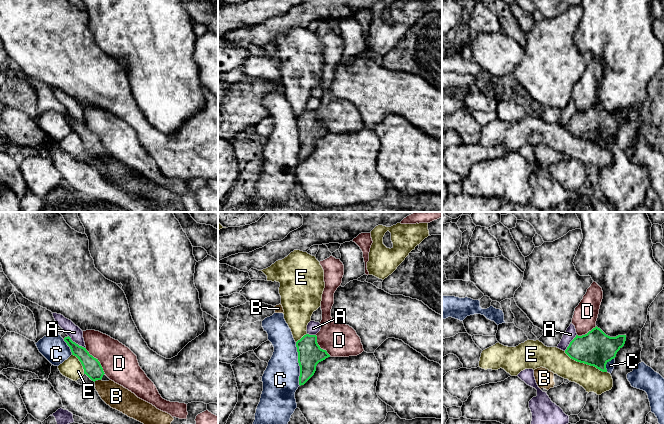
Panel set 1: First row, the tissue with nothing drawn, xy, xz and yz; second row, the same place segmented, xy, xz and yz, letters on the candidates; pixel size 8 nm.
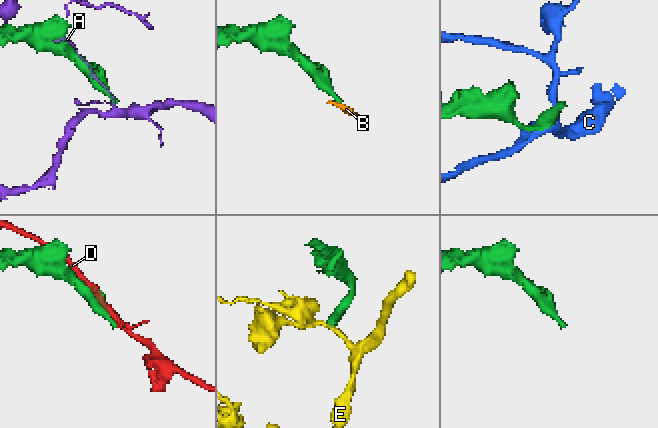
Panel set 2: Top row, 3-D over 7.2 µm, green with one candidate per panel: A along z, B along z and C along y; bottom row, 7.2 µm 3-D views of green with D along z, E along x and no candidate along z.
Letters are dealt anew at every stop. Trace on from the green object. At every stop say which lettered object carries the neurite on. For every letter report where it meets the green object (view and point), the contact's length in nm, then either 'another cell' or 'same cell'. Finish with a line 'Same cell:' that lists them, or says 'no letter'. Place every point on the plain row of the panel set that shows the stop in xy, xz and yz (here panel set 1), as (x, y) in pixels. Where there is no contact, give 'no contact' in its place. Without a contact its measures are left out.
A: contact xy (75, 119); length 180 nm; another cell
B: contact xy (99, 155); length 30 nm; another cell
C: contact xz (299, 140); length 360 nm; another cell
D: contact xy (97, 136); length 260 nm; another cell
E: contact yz (585, 139); length 380 nm; another cell
Same cell: no letter

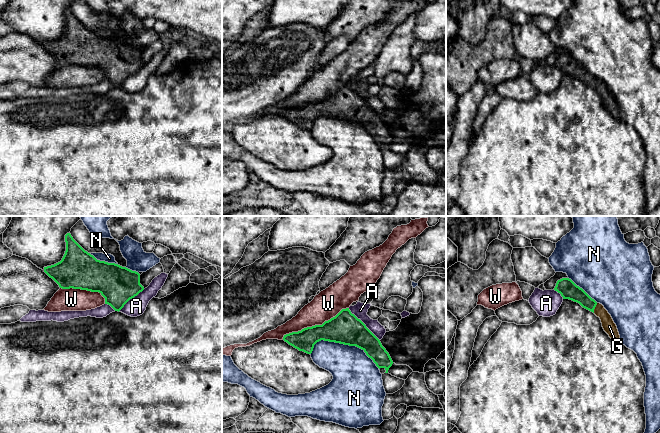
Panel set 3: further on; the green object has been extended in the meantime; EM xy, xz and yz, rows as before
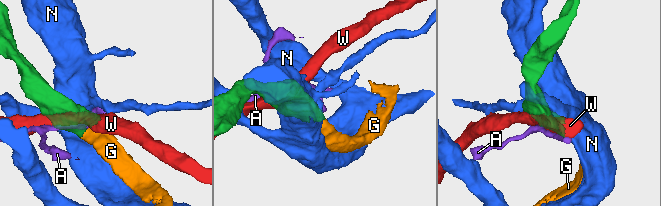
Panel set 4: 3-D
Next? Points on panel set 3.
A: contact xz (364, 100); length 360 nm; another cell
G: contact yz (594, 84); length 90 nm; same cell
N: contact xz (343, 119); length 550 nm; another cell
W: contact xz (315, 101); length 600 nm; another cell
Same cell: G

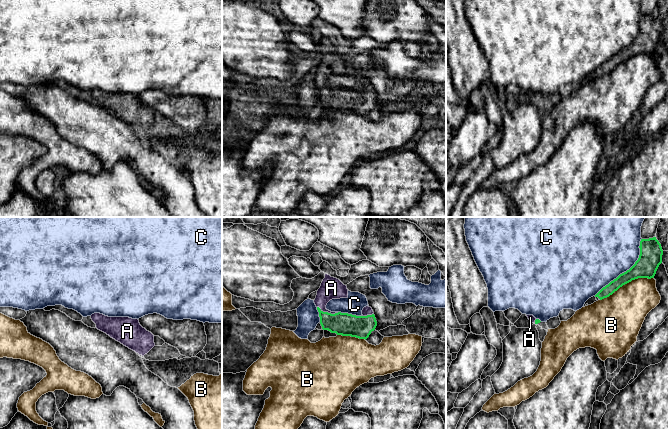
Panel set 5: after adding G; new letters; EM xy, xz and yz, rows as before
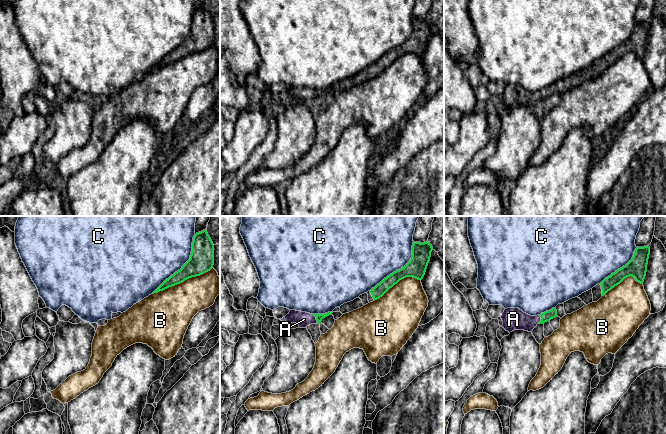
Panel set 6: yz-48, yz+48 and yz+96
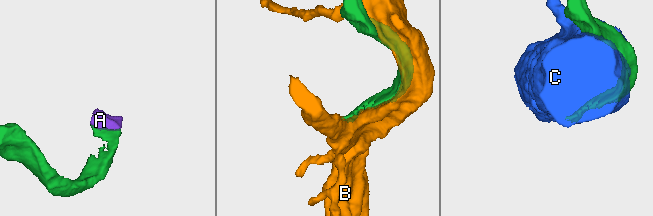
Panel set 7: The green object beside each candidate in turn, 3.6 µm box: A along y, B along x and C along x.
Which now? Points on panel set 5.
A: contact xz (327, 88); length 180 nm; same cell
B: contact yz (626, 59); length 480 nm; another cell
C: contact yz (627, 46); length 600 nm; another cell
Same cell: A

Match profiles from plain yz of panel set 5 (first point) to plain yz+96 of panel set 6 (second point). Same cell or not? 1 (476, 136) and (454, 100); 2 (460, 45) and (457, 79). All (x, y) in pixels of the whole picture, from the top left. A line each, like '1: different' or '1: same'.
1: different
2: different

